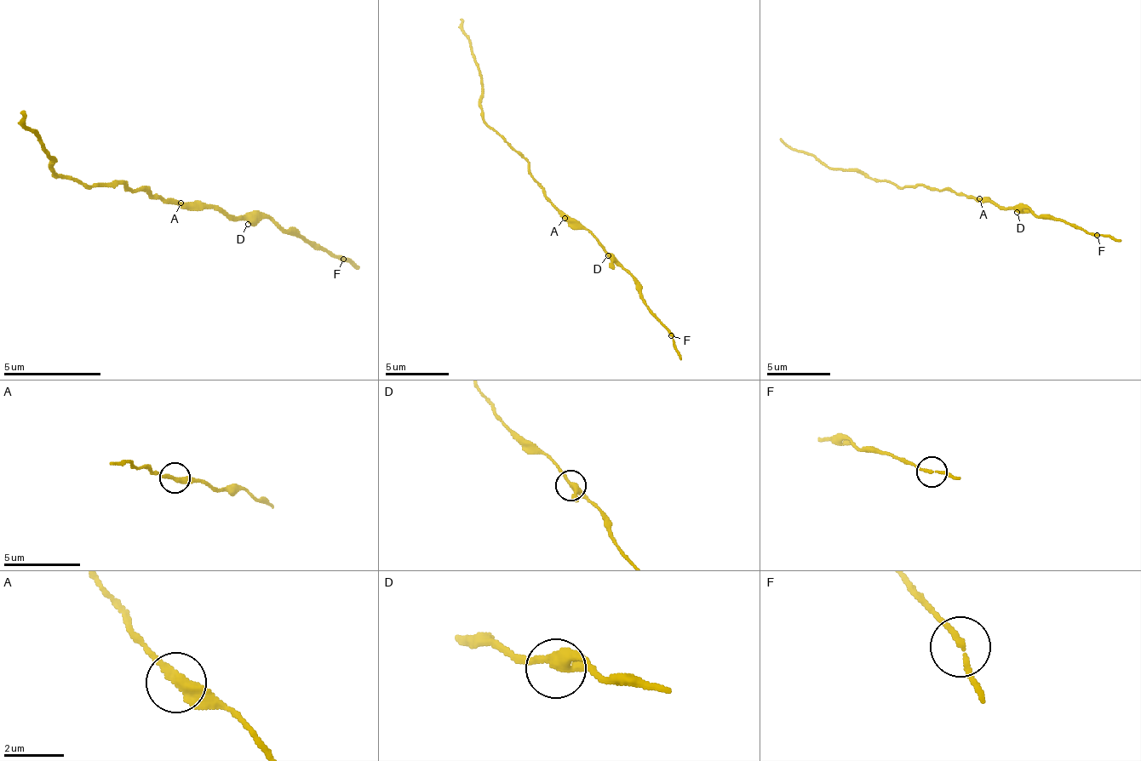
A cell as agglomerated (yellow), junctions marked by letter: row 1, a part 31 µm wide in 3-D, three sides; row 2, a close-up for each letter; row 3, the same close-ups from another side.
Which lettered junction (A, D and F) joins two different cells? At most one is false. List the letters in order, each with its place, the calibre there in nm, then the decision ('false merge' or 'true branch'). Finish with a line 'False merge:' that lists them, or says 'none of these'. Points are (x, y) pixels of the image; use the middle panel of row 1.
A: at (564, 218); 360 nm thick; false merge
D: at (608, 255); 360 nm thick; true branch
F: at (671, 335); 170 nm thick; true branch
False merge: A

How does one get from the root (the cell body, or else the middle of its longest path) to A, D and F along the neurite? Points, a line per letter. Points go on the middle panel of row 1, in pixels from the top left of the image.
A: (547, 198), (564, 217)
D: (547, 198), (560, 211), (573, 217), (608, 255)
F: (547, 198), (560, 211), (573, 217), (633, 277), (637, 294), (646, 310), (672, 335)

